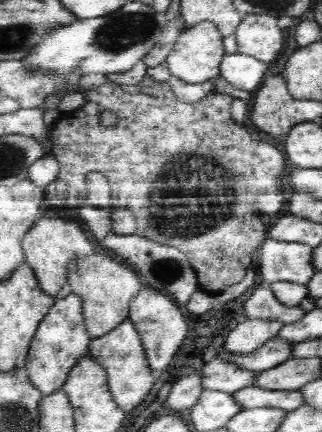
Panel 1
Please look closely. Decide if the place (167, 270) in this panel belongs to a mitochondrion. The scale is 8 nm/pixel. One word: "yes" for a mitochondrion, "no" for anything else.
yes

